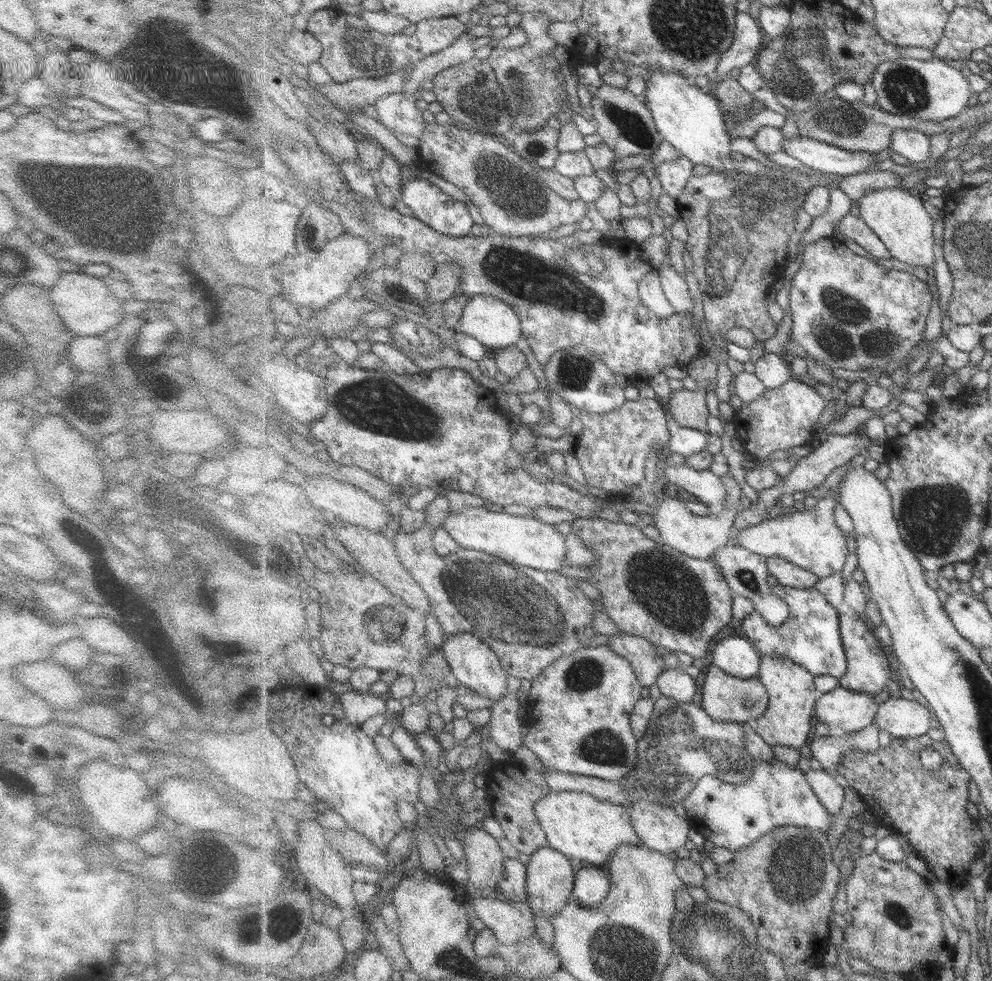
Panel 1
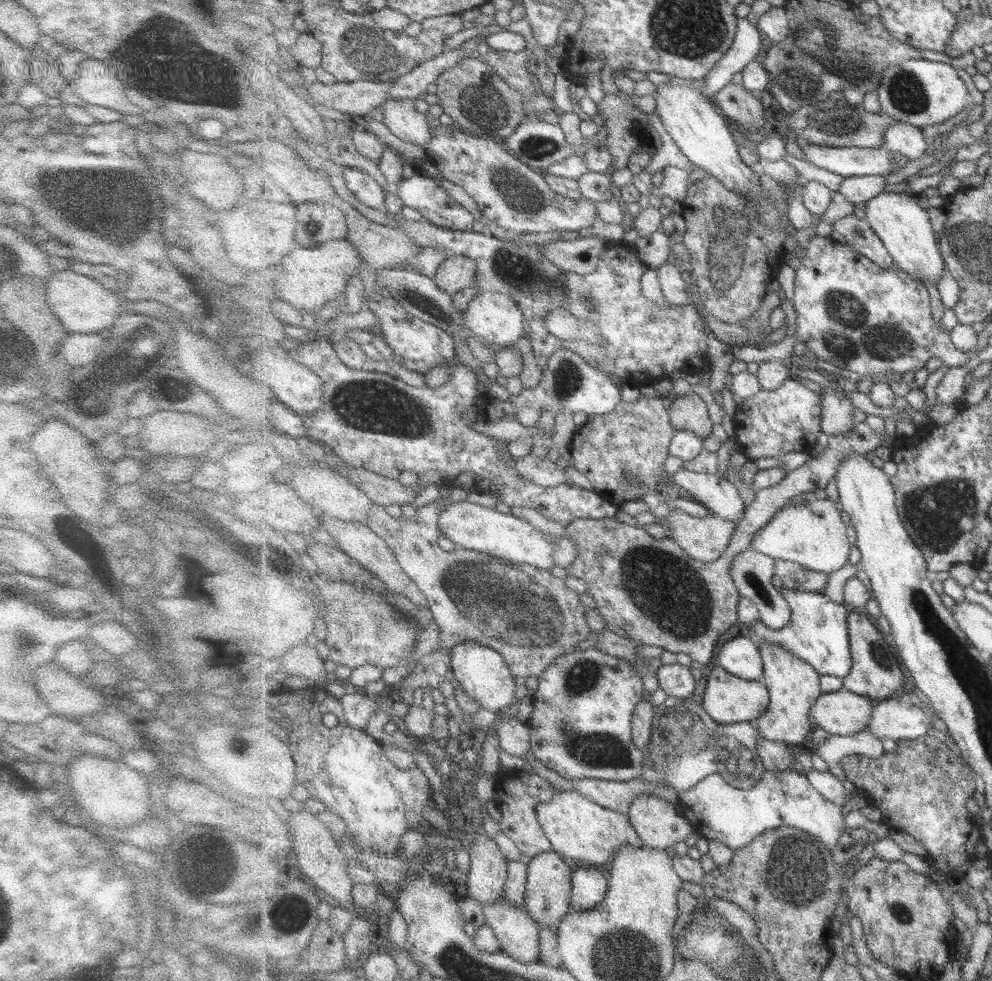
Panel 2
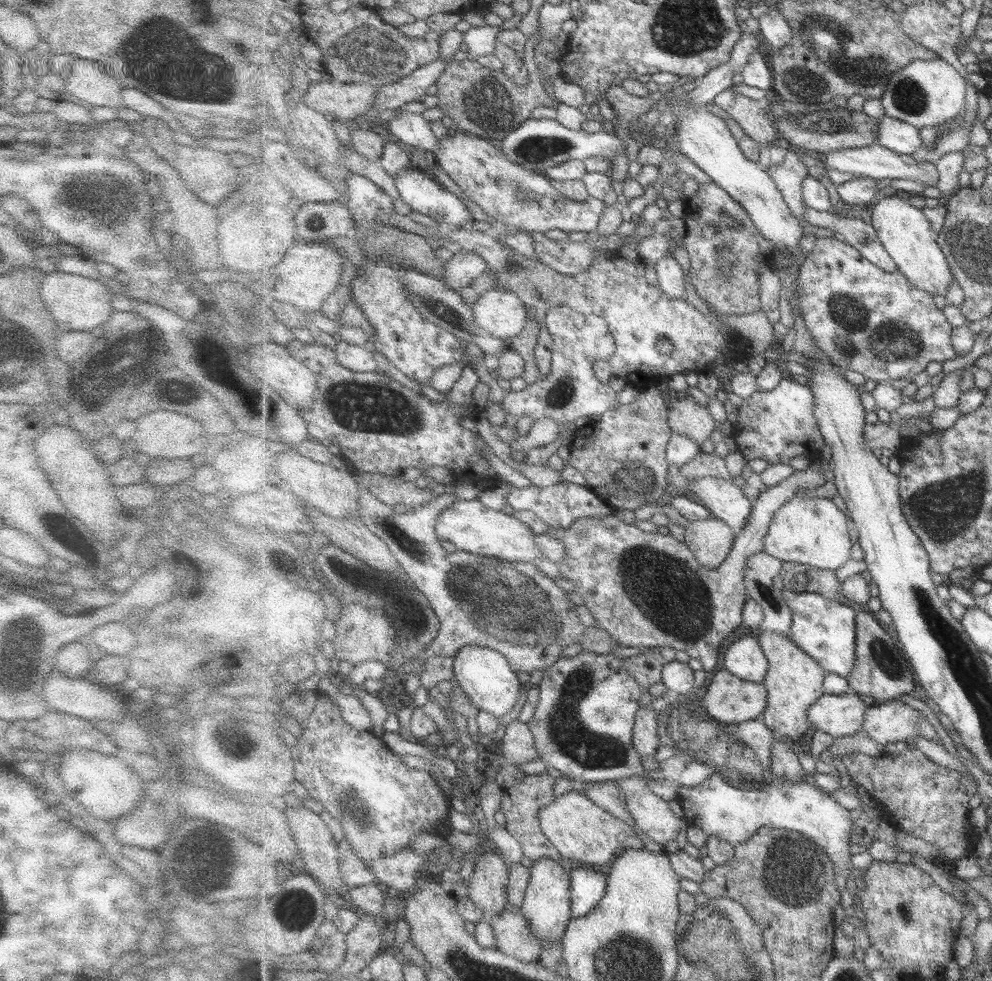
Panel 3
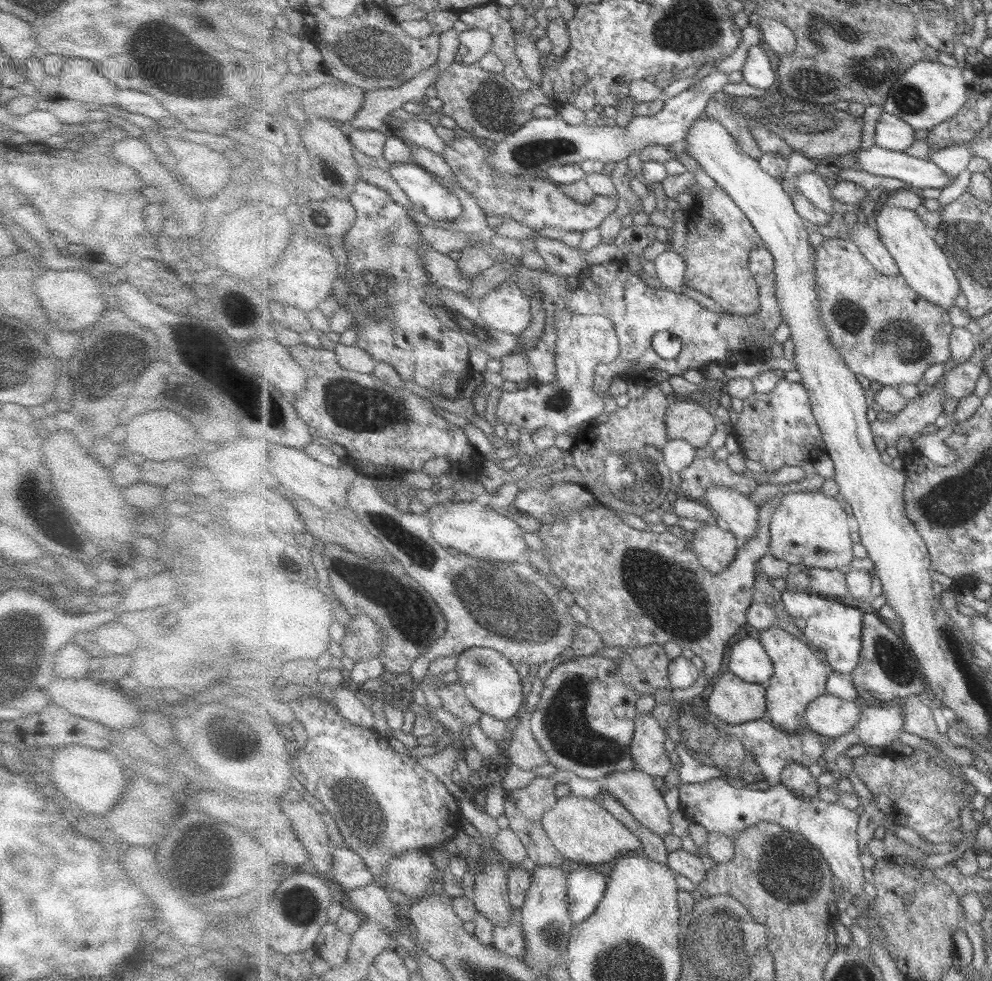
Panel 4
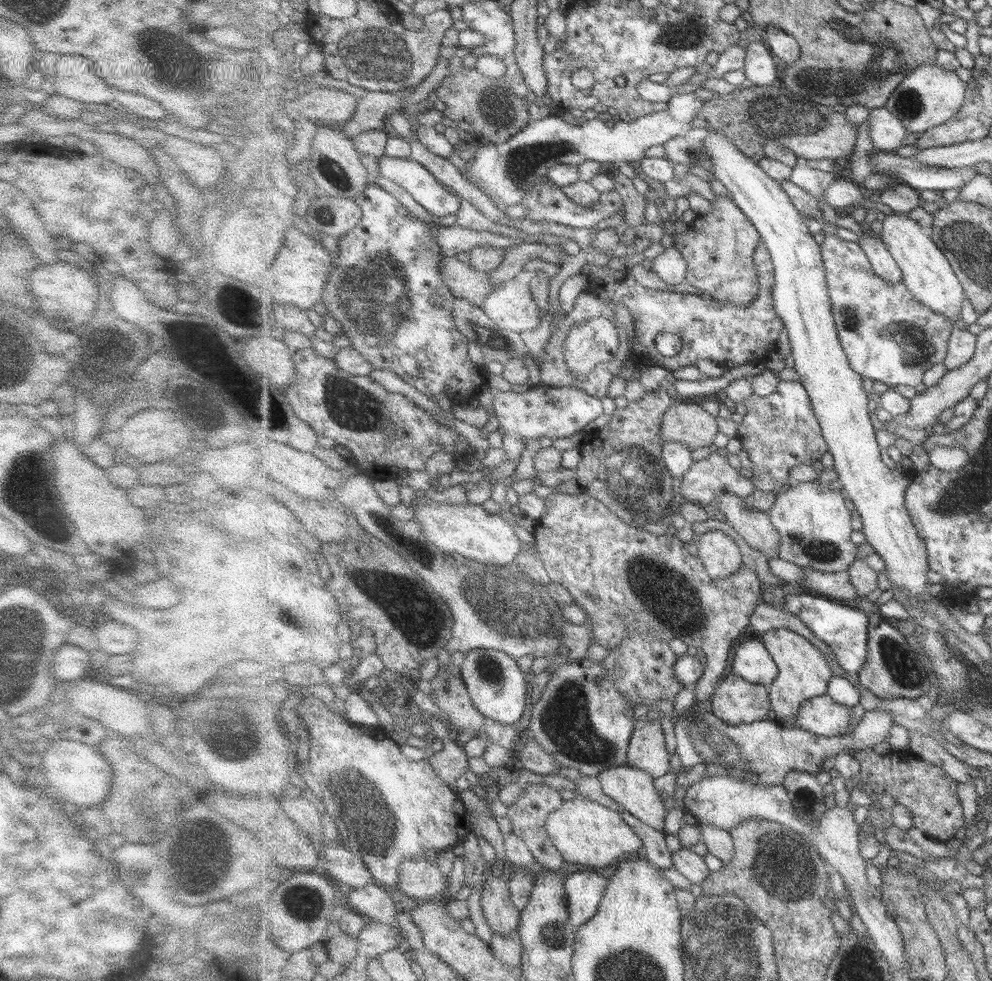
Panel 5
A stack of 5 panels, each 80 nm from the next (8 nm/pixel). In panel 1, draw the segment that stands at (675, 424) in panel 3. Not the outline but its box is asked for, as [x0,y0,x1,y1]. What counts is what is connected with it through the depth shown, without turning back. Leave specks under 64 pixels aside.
[668,390,709,434]

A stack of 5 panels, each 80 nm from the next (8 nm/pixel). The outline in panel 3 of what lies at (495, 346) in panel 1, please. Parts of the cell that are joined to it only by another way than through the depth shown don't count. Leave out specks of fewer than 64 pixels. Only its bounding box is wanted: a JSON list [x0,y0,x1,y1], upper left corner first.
[473,290,527,341]

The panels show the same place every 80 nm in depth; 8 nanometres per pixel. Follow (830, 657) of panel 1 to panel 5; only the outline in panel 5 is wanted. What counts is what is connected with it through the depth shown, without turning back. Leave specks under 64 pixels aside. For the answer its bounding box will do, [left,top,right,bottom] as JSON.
[783,593,870,677]

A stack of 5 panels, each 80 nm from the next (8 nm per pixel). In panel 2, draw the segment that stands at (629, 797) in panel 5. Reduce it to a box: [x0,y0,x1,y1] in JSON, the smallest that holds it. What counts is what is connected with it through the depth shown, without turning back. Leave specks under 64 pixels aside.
[629,794,695,849]

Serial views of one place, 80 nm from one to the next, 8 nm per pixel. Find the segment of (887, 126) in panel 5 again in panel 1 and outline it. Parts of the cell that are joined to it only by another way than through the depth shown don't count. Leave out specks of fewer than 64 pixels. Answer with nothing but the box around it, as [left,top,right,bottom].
[890,129,931,162]

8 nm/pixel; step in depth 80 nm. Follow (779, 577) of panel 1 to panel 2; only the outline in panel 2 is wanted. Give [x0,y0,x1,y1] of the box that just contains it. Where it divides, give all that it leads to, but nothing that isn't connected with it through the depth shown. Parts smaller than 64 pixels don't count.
[776,560,827,591]

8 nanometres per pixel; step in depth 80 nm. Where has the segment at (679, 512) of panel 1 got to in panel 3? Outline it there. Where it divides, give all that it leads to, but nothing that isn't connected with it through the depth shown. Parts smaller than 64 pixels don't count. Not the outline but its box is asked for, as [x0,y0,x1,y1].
[684,516,736,570]

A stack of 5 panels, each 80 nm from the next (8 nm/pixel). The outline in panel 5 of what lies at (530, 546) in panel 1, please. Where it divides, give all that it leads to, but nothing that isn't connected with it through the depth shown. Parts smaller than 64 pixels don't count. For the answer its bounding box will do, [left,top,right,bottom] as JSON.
[414,497,525,566]

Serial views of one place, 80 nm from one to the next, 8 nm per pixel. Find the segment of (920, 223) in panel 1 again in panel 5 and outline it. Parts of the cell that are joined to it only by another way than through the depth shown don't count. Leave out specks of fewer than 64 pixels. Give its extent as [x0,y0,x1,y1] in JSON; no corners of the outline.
[880,213,968,326]

